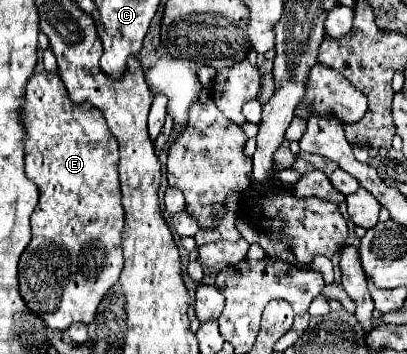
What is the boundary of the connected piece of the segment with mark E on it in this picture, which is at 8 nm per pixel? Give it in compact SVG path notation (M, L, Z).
M36 71L30 81L26 83L26 93L24 93L24 103L20 107L20 119L24 123L26 135L24 135L24 151L26 151L26 175L28 179L32 179L38 189L40 189L40 201L30 217L32 223L32 241L26 247L26 251L20 257L20 293L24 297L24 301L28 303L28 309L32 309L34 313L38 313L48 327L58 329L58 331L66 331L72 323L76 321L84 321L84 323L92 323L94 315L96 315L96 307L100 305L102 297L110 291L110 287L116 283L116 279L120 277L122 271L122 229L124 229L124 209L120 203L120 187L118 187L118 143L114 139L114 135L110 135L108 125L104 123L104 117L100 115L98 109L94 109L90 103L72 103L72 99L66 93L66 87L60 79L58 73L52 71Z

